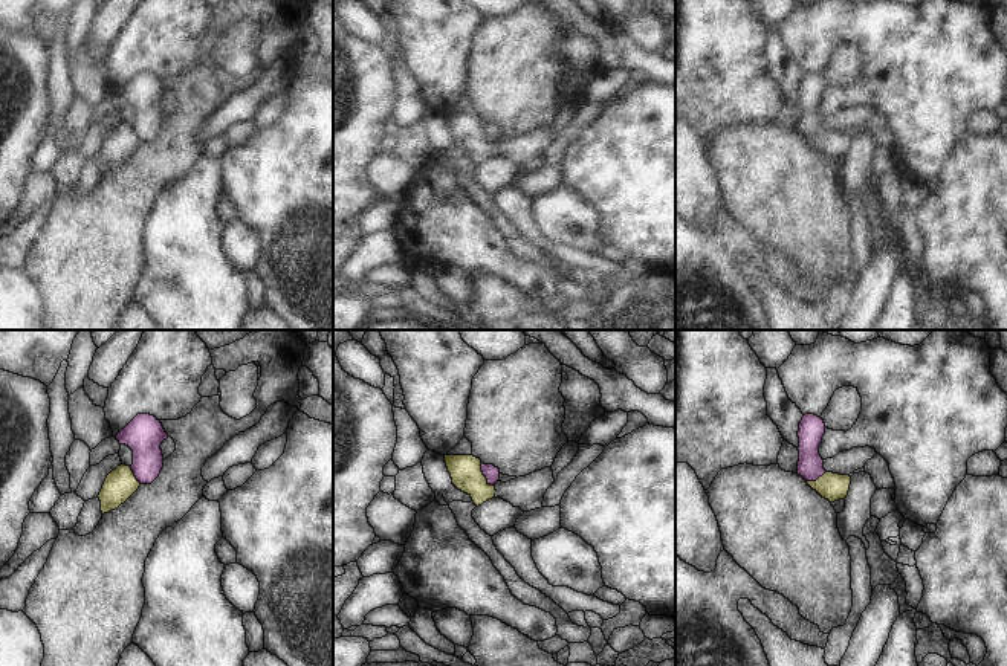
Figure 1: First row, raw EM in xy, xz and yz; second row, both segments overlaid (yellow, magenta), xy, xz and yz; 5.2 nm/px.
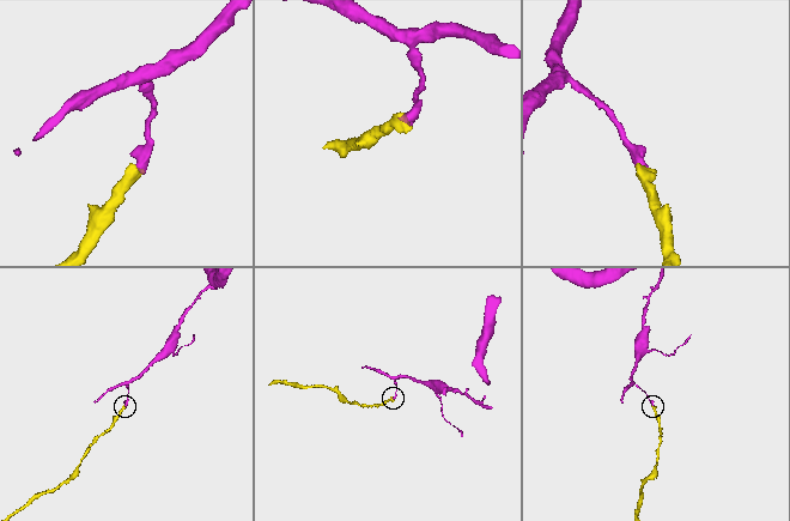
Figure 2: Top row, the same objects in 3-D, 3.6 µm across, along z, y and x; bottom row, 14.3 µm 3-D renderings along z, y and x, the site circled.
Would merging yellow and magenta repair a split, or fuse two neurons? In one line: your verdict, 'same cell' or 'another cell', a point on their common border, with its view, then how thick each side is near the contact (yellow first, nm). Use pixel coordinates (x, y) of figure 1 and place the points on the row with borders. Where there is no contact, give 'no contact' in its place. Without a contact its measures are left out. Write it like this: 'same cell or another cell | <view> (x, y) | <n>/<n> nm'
another cell | xz (483, 475) | 160/80 nm

